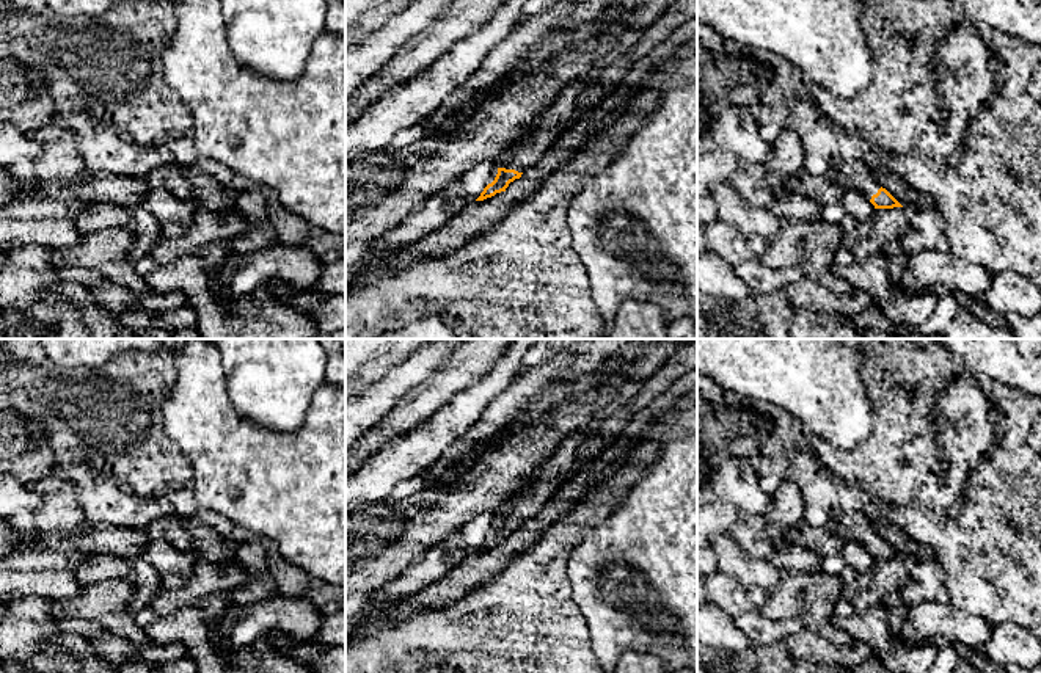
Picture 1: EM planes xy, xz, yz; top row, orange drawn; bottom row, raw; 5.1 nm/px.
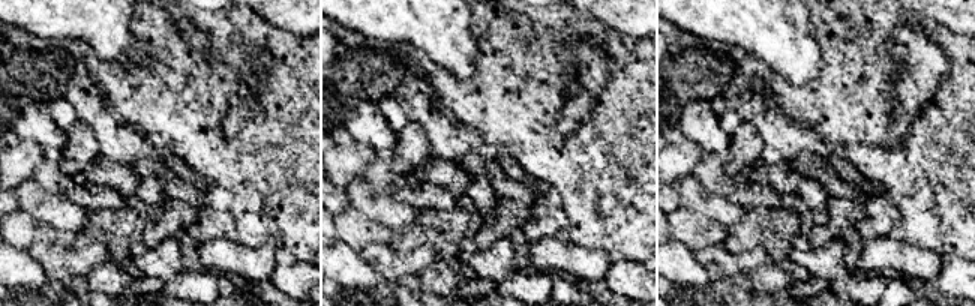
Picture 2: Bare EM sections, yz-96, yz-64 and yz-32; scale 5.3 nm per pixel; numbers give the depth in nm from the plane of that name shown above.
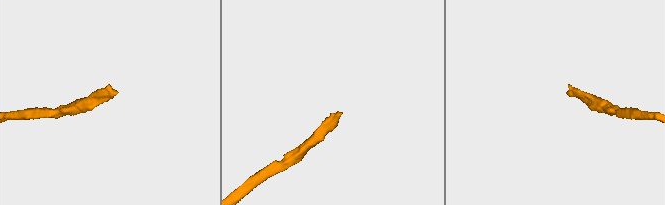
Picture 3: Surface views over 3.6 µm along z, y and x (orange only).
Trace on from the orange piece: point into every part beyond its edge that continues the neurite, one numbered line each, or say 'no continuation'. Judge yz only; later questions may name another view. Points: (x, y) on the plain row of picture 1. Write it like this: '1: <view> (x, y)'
1: yz (856, 526)

